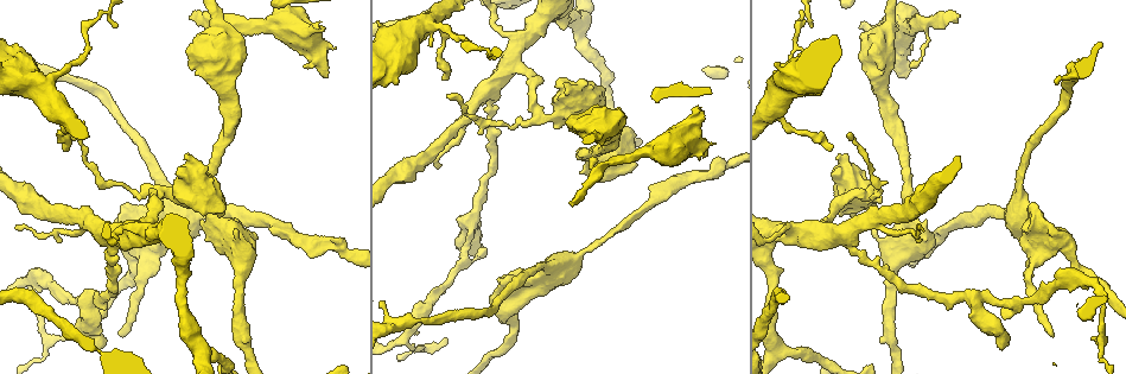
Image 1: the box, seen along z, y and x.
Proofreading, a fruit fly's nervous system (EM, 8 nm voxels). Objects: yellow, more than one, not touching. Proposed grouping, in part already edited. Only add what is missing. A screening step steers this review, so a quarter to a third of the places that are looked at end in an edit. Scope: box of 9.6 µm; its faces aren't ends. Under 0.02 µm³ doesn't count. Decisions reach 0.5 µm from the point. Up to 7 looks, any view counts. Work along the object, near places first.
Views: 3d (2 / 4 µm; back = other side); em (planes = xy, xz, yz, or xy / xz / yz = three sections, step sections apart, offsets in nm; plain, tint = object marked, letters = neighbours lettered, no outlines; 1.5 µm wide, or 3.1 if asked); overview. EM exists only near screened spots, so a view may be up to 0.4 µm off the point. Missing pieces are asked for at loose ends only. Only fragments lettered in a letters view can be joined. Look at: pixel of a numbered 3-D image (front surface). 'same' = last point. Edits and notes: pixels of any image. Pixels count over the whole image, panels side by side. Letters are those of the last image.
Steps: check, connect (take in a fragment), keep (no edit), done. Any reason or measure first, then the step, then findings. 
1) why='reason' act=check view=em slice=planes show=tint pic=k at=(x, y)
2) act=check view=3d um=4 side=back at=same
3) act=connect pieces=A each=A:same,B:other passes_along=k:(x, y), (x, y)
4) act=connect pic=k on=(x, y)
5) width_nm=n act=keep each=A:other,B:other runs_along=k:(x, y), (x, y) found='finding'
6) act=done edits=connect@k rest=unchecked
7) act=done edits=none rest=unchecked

why='an open end' act=check view=em slice=planes show=letters pic=1 at=(958, 15)

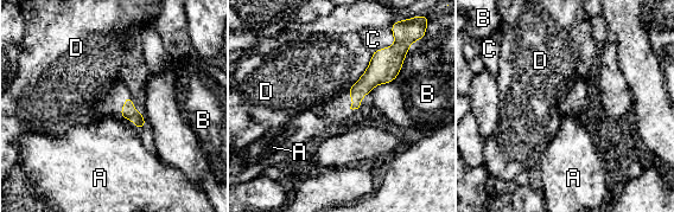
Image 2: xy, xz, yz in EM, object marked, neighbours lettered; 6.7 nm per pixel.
act=keep each=A:other,B:other,C:other,D:other border=2:(121, 116), (131, 120), (139, 130) found='none of them fits'

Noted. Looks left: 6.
why='free end' act=check view=em slice=planes show=letters pic=1 at=(316, 26)

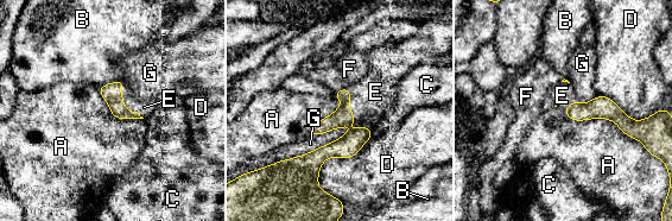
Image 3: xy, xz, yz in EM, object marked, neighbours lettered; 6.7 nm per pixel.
act=connect pic=3 on=(144, 107) each=A:other,B:other,C:other,D:other,E:same,F:other,G:other passes_along=3:(112, 93), (122, 103), (144, 107) found='the cell continues'

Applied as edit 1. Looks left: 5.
act=check view=overview

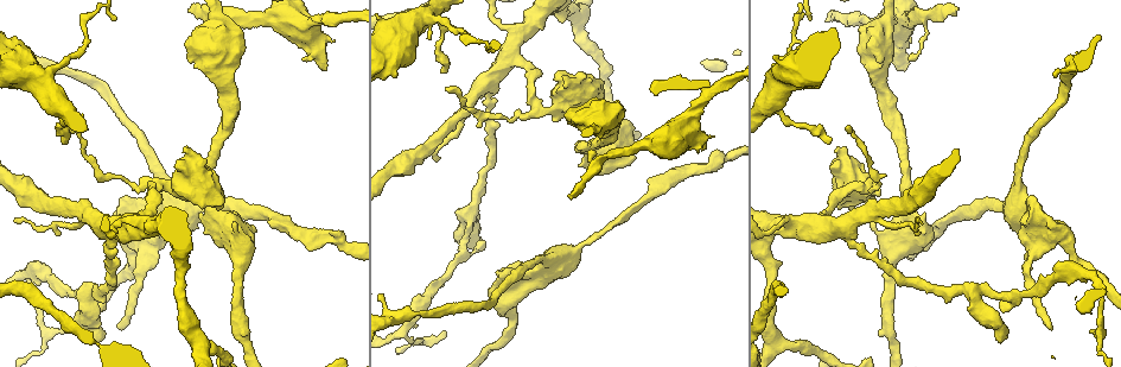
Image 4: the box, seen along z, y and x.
why='tapers out' act=check view=3d um=4 pic=4 at=(444, 332)

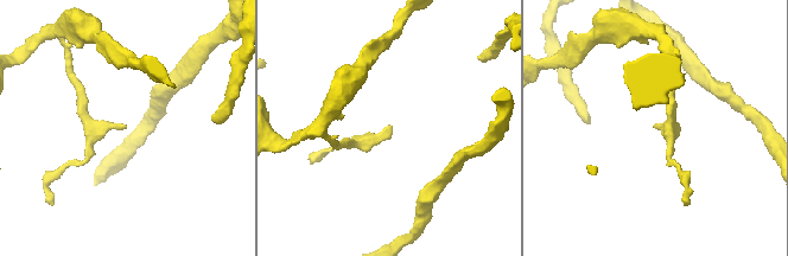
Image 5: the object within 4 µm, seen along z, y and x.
act=check view=em slice=xy step=4 show=tint pic=5 at=(119, 124)

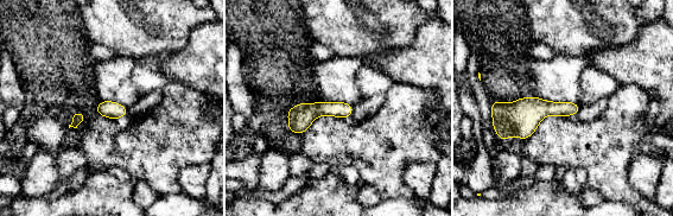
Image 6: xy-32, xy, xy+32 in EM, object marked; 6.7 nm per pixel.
act=check view=em slice=xy step=4 show=letters at=same

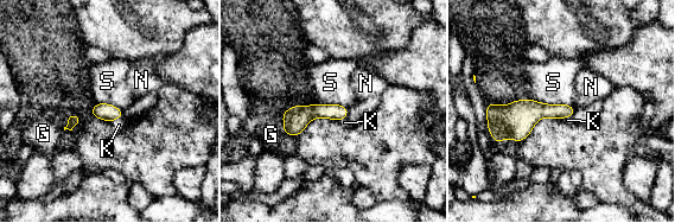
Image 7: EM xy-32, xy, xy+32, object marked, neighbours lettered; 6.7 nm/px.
act=keep each=G:other,K:other,N:other,S:other border=7:(529, 97), (545, 103), (571, 106) found='none of them fits'

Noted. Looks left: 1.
act=done edits=connect@3 rest=unchecked

